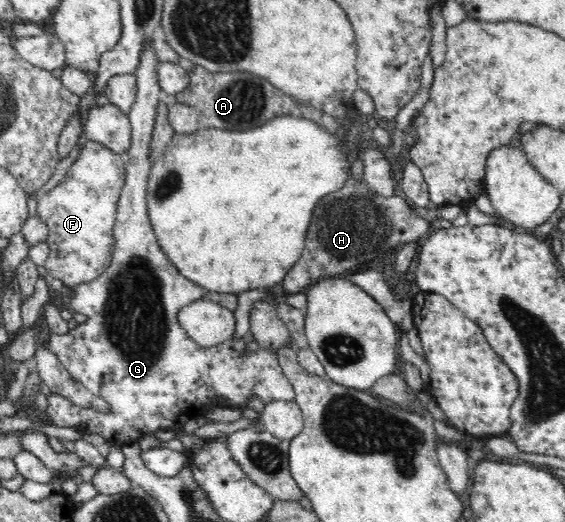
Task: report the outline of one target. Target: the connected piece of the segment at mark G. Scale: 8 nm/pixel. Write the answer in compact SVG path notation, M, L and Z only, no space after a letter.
M147 40L143 44L140 62L134 73L137 84L136 99L128 114L132 129L131 145L125 152L125 186L118 202L113 236L115 238L113 258L107 270L103 271L97 279L71 287L68 303L70 311L82 313L89 319L67 334L46 334L49 336L46 343L48 348L55 353L71 377L106 403L107 409L97 410L97 408L70 405L65 403L58 393L52 393L47 397L49 407L46 409L46 414L36 405L33 407L35 420L49 423L44 419L51 419L52 423L59 427L75 427L83 433L97 433L110 444L117 446L139 442L159 429L174 431L177 434L179 425L189 421L192 415L205 414L218 403L243 407L253 395L260 397L265 403L295 402L295 390L287 376L283 374L274 353L261 347L256 352L247 353L243 339L234 337L228 343L215 347L201 347L193 338L189 338L178 323L179 309L183 305L189 305L191 301L201 299L204 287L192 283L181 275L173 263L170 263L157 242L149 218L146 198L152 163L150 143L155 115L157 115L157 103L160 101L159 95L162 90L157 79L157 63L160 61L153 48L153 40Z

